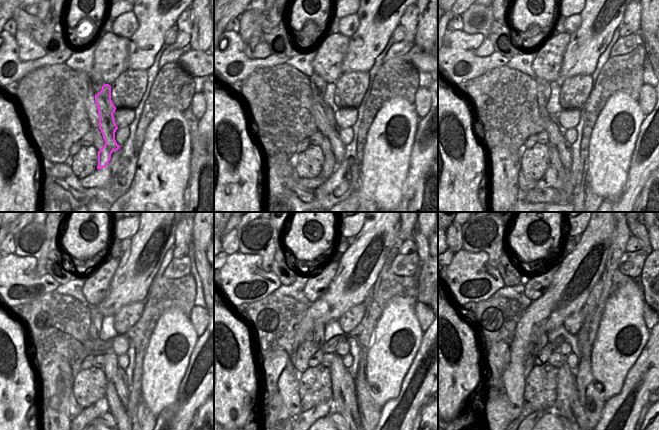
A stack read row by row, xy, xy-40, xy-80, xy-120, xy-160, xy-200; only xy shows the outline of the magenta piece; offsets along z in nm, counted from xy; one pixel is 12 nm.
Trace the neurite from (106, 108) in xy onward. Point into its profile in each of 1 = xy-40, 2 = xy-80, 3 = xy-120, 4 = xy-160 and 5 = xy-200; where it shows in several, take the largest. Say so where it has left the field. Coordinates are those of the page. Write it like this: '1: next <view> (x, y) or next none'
1: next xy-40 (329, 164)
2: next xy-80 (549, 180)
3: next xy-120 (101, 406)
4: next xy-160 (321, 410)
5: next xy-200 (537, 415)

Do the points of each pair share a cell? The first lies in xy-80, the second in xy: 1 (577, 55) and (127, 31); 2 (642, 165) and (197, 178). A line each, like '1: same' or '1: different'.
1: different
2: different

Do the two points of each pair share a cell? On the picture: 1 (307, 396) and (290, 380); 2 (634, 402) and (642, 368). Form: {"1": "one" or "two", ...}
{"1": "two", "2": "one"}

